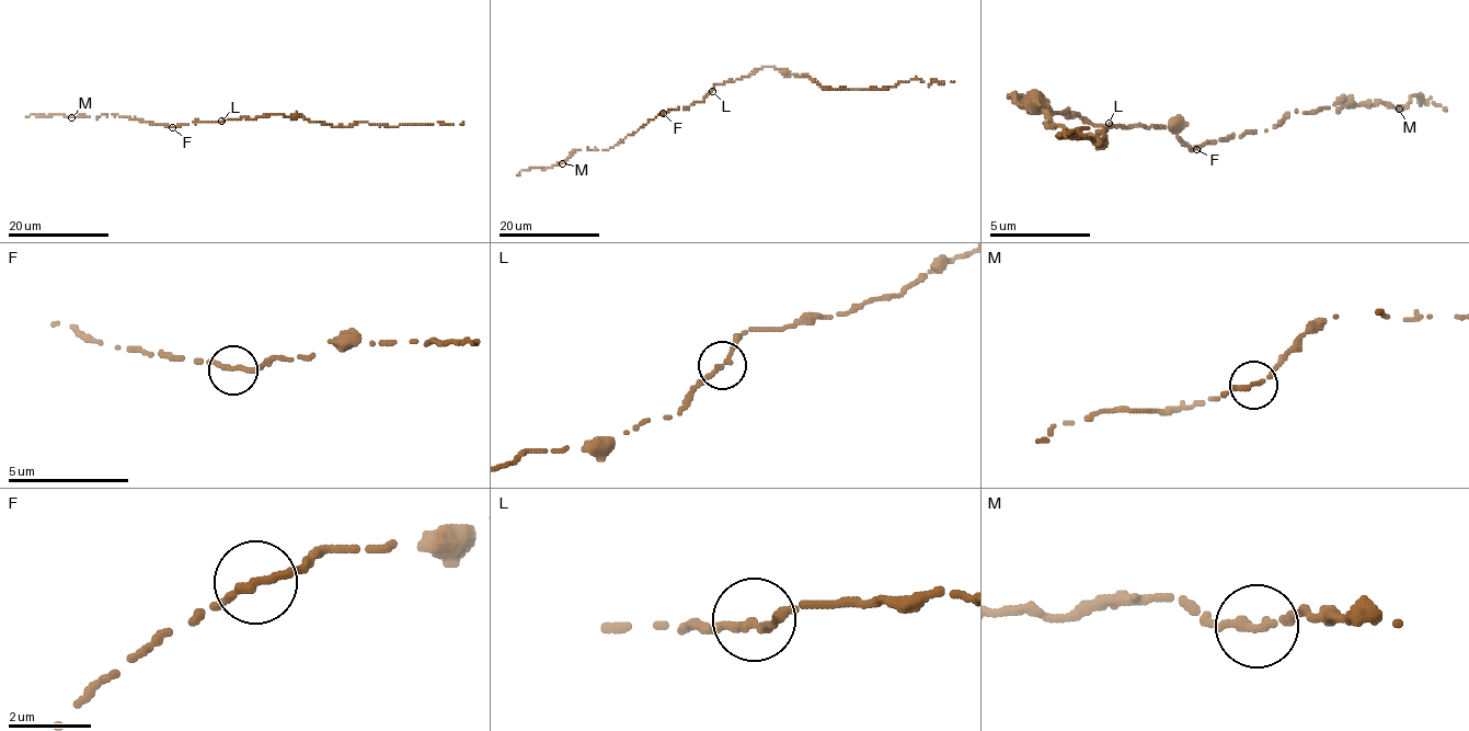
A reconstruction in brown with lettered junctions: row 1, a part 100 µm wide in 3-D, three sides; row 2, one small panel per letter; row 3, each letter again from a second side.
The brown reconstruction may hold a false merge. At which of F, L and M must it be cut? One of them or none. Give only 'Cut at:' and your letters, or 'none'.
Cut at: none

